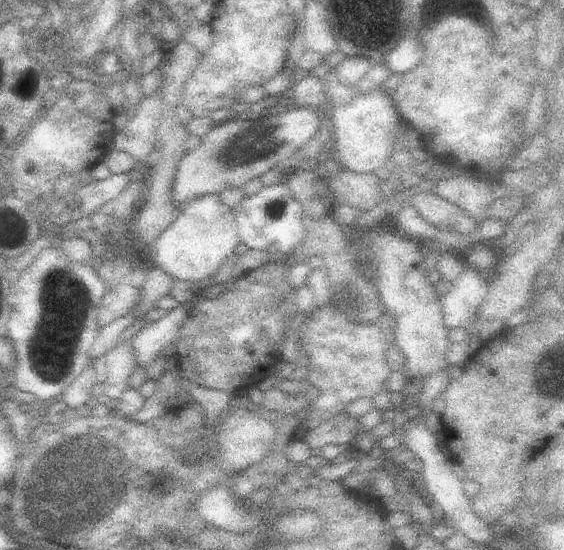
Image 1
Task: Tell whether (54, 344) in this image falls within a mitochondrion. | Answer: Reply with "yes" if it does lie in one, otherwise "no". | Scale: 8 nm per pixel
yes

